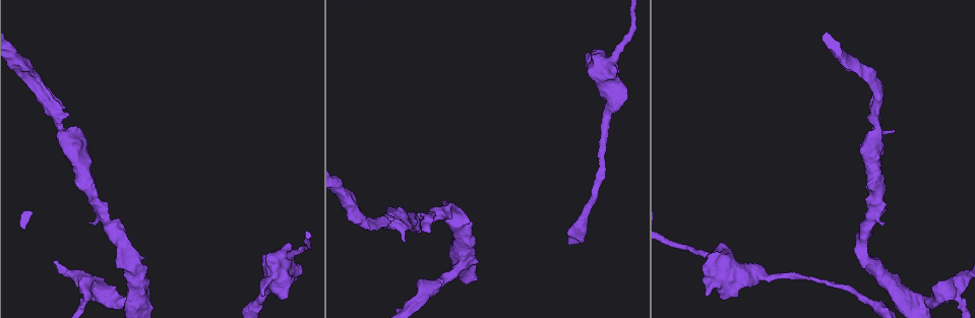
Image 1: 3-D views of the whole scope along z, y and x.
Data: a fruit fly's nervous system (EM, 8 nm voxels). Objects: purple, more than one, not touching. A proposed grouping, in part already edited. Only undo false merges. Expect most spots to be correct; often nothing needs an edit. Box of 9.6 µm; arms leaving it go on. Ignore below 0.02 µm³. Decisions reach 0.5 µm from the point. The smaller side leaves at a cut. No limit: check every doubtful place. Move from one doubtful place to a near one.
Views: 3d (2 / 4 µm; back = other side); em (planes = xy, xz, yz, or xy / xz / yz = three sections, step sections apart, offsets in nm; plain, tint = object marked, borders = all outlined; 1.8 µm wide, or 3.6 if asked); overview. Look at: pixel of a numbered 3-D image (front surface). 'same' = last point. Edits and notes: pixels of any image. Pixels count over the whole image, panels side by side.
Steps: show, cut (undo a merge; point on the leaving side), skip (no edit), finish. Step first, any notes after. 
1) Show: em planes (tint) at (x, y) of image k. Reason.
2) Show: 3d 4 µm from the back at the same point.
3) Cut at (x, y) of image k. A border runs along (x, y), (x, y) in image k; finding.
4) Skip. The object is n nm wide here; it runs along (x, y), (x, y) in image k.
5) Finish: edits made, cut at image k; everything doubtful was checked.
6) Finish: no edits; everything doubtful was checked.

Show: em planes (tint) at (441, 280) of image 1. Thick turns thin.

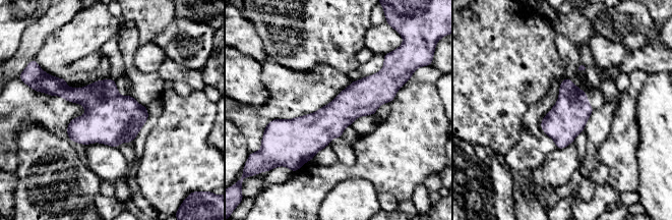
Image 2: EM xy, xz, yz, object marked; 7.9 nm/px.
Skip. Continuous, no second neuron.

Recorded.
Show: 3d 2 µm at (958, 283) of image 1. Abrupt turn.

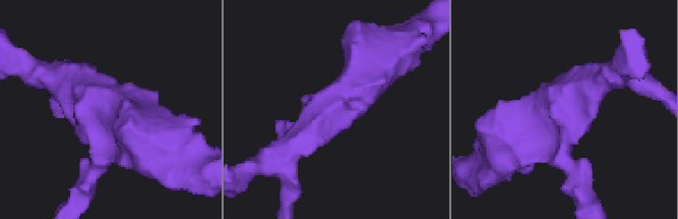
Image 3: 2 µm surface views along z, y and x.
Show: em yz step 16 (tint) at (558, 113) of image 3. 3 arms meet here; the arms are 200, 240, 400 nm wide; shape alone is not enough.

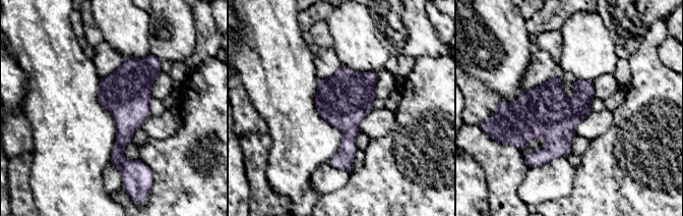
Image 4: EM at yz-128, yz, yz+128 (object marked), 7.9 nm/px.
Show: em planes (tint) at the same point. Another direction.

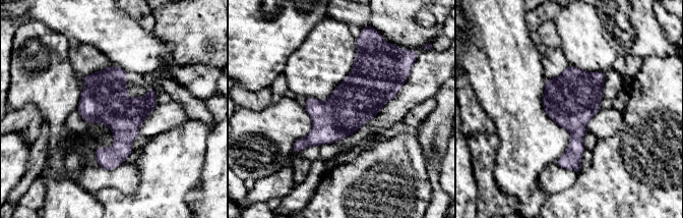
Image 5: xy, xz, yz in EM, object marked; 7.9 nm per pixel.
Skip. One neuron here.

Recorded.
Show: 3d 4 µm at (875, 134) of image 1. A fork.

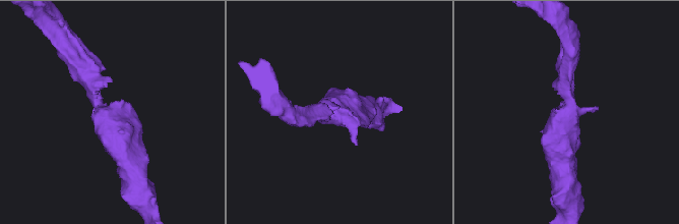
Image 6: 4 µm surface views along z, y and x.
Show: em xy step 16 (tint) at (334, 114) of image 6.

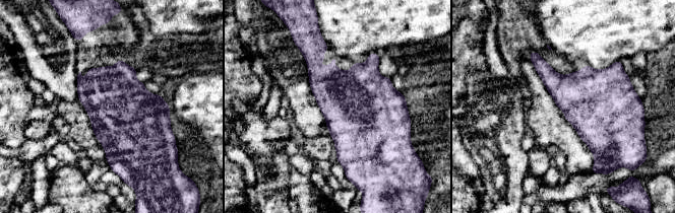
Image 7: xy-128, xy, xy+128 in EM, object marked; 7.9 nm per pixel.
Show: em planes (tint) at the same point.

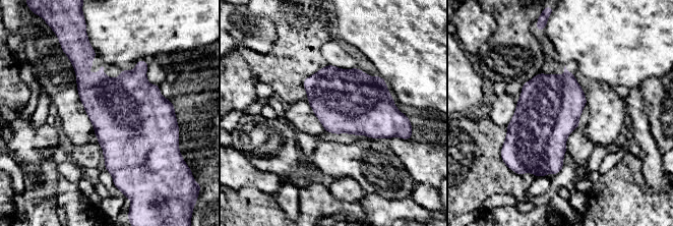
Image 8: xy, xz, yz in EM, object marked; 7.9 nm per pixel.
Skip. The object is 500 nm wide here; all the same neuron.

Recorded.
Finish: no edits; everything doubtful was checked.

